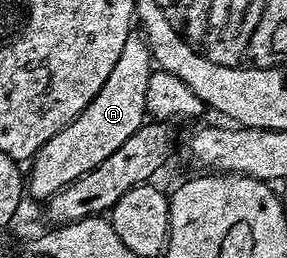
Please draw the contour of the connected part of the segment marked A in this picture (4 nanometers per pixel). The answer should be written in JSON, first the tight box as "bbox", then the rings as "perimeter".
{"bbox":[25,29,153,201],"perimeter":[[[133,29],[125,41],[125,49],[121,53],[121,57],[117,57],[117,65],[113,65],[113,73],[109,73],[109,77],[105,77],[105,85],[101,85],[97,97],[93,97],[93,101],[89,101],[89,105],[85,105],[83,112],[69,125],[65,125],[65,129],[61,129],[53,137],[49,137],[49,141],[45,141],[45,145],[41,145],[35,158],[30,160],[31,175],[29,171],[29,178],[25,183],[30,198],[32,195],[33,198],[40,199],[40,201],[50,199],[65,185],[77,181],[77,177],[97,169],[97,165],[101,165],[101,161],[105,161],[105,157],[112,155],[116,149],[121,149],[121,145],[125,145],[125,141],[129,141],[129,137],[133,137],[133,133],[143,126],[147,117],[144,109],[145,94],[152,70],[153,56],[146,36],[140,30]]]}

